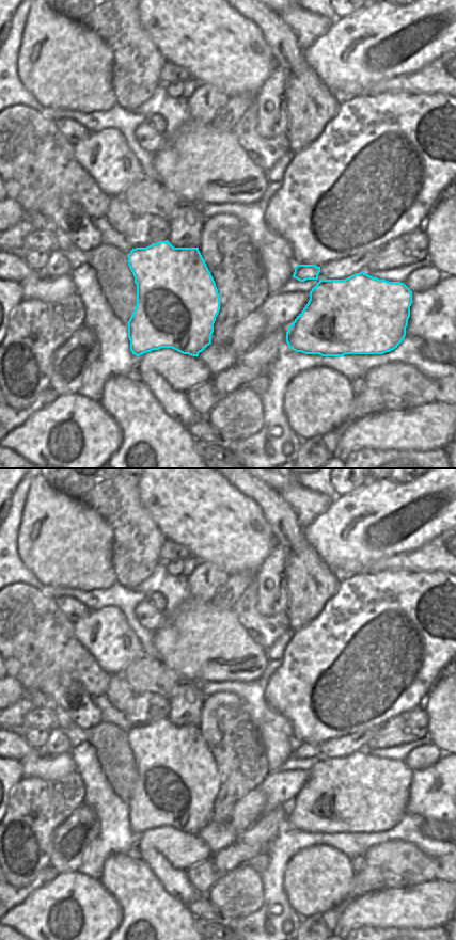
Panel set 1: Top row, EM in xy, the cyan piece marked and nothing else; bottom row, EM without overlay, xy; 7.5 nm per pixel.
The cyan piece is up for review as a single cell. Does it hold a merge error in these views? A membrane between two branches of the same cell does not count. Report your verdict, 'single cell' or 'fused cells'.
single cell

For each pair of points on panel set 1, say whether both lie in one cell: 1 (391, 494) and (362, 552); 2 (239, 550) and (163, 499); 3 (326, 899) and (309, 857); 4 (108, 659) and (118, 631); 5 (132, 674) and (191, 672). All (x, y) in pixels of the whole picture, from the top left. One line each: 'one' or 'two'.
1: one
2: one
3: one
4: one
5: two

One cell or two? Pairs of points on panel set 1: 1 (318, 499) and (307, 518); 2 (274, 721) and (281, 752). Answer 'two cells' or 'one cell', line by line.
1: one cell
2: two cells

